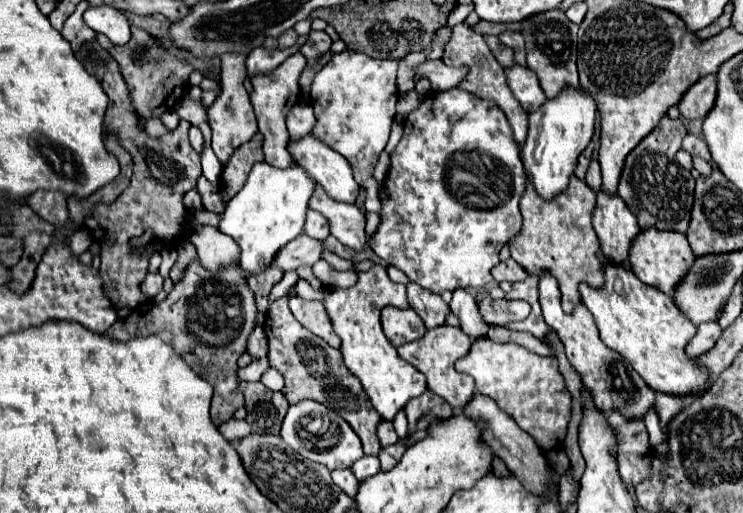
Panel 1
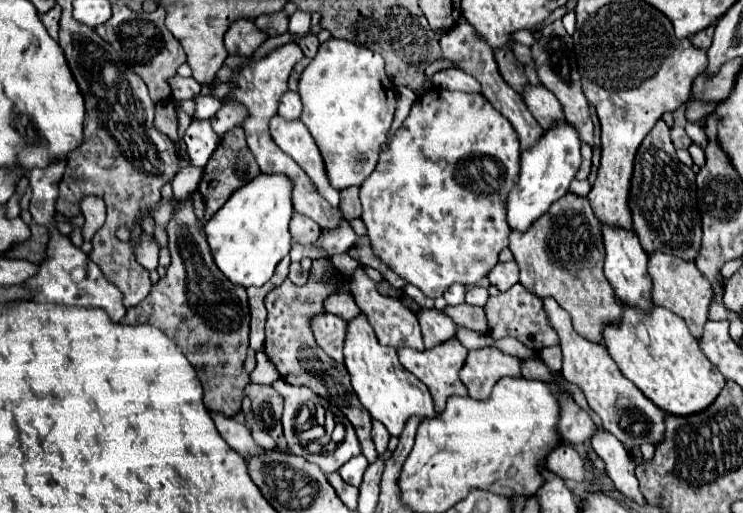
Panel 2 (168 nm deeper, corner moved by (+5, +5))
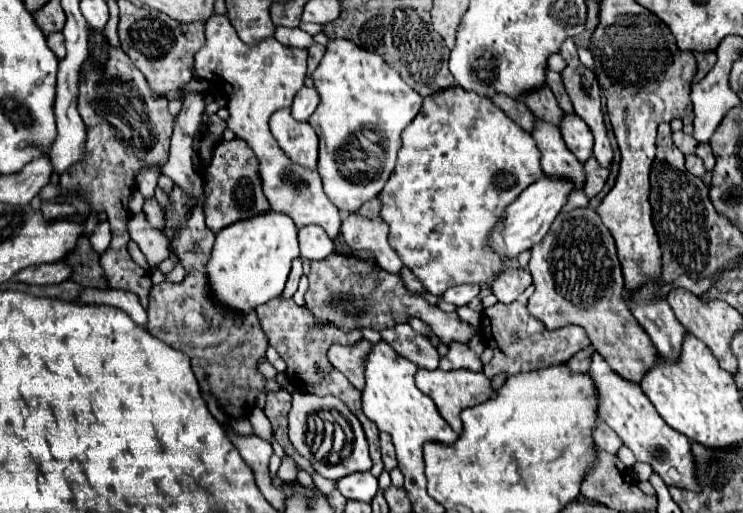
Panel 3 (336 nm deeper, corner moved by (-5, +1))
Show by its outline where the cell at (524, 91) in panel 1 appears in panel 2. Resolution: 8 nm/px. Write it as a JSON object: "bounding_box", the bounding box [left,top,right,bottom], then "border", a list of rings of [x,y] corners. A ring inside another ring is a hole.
{"bounding_box":[522,85,566,129],"border":[[[528,85],[522,97],[528,103],[528,109],[534,115],[534,119],[542,125],[542,129],[550,129],[558,121],[566,121],[564,111],[560,107],[560,101],[546,87]]]}

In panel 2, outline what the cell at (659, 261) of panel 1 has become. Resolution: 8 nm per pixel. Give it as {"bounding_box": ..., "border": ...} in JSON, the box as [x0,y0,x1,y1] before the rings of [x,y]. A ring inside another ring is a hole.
{"bounding_box":[648,253,712,339],"border":[[[654,253],[648,261],[648,271],[654,283],[652,289],[652,301],[660,307],[670,309],[672,313],[680,315],[690,333],[700,339],[702,331],[704,331],[704,323],[708,321],[708,307],[712,303],[712,283],[704,279],[704,275],[698,271],[698,267],[694,263],[676,259],[674,255],[664,255],[664,253]]]}

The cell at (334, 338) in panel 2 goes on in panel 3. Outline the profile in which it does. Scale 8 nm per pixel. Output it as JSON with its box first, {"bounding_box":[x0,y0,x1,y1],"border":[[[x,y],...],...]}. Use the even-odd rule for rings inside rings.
{"bounding_box":[328,339,372,389],"border":[[[360,339],[354,345],[332,345],[328,349],[328,359],[330,363],[342,371],[350,383],[356,389],[364,387],[364,371],[362,371],[362,355],[366,355],[366,351],[370,351],[372,343],[366,339]]]}

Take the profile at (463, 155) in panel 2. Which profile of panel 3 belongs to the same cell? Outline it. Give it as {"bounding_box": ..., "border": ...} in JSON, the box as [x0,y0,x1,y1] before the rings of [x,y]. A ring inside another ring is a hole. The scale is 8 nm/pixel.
{"bounding_box":[378,87,544,295],"border":[[[450,87],[450,89],[444,89],[442,93],[438,95],[430,95],[424,99],[424,105],[420,109],[420,113],[414,117],[414,121],[404,129],[402,133],[402,149],[398,153],[398,161],[396,161],[396,167],[394,167],[394,173],[388,177],[384,189],[380,191],[378,199],[380,199],[380,217],[384,223],[388,223],[390,227],[390,233],[388,233],[388,243],[394,247],[394,251],[398,253],[398,257],[402,259],[404,267],[408,267],[420,281],[422,285],[426,287],[428,293],[432,295],[442,295],[448,287],[454,287],[454,285],[462,285],[462,283],[476,283],[476,285],[482,285],[482,283],[492,283],[492,279],[496,279],[496,275],[504,269],[504,263],[506,259],[500,259],[500,253],[494,251],[494,247],[490,247],[490,235],[492,235],[492,229],[496,227],[496,223],[500,221],[504,209],[528,187],[532,185],[534,181],[538,181],[540,177],[544,175],[542,167],[540,167],[540,151],[532,139],[532,135],[528,131],[522,131],[522,127],[518,127],[518,123],[510,121],[502,109],[494,107],[490,99],[484,99],[482,95],[474,93],[474,91],[464,91],[462,87]]]}

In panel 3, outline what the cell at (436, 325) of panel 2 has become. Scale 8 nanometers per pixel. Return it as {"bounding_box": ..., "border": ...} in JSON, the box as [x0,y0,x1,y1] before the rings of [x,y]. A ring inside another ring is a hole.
{"bounding_box":[440,343,482,371],"border":[[[450,343],[446,357],[440,361],[442,369],[458,369],[466,367],[472,371],[482,371],[482,361],[476,357],[476,353],[468,347],[468,343]]]}

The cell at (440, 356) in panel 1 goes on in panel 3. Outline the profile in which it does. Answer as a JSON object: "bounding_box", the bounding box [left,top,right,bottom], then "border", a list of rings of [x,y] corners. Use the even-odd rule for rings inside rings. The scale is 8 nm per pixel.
{"bounding_box":[416,369,492,433],"border":[[[418,369],[416,371],[416,385],[420,387],[422,393],[426,393],[438,407],[440,415],[448,421],[448,425],[460,433],[462,431],[462,421],[460,421],[460,411],[464,407],[478,405],[486,399],[492,397],[490,391],[490,379],[482,371],[468,371],[468,369],[452,369],[452,371],[442,371],[442,369]]]}

